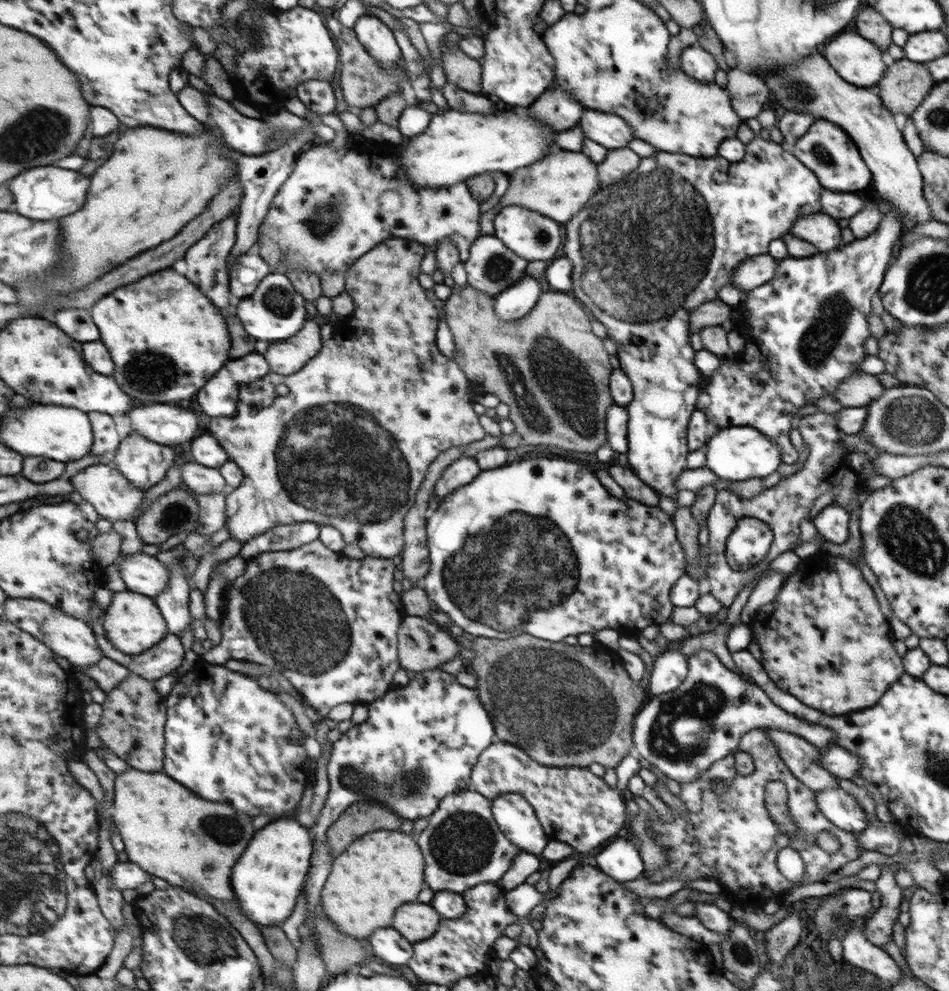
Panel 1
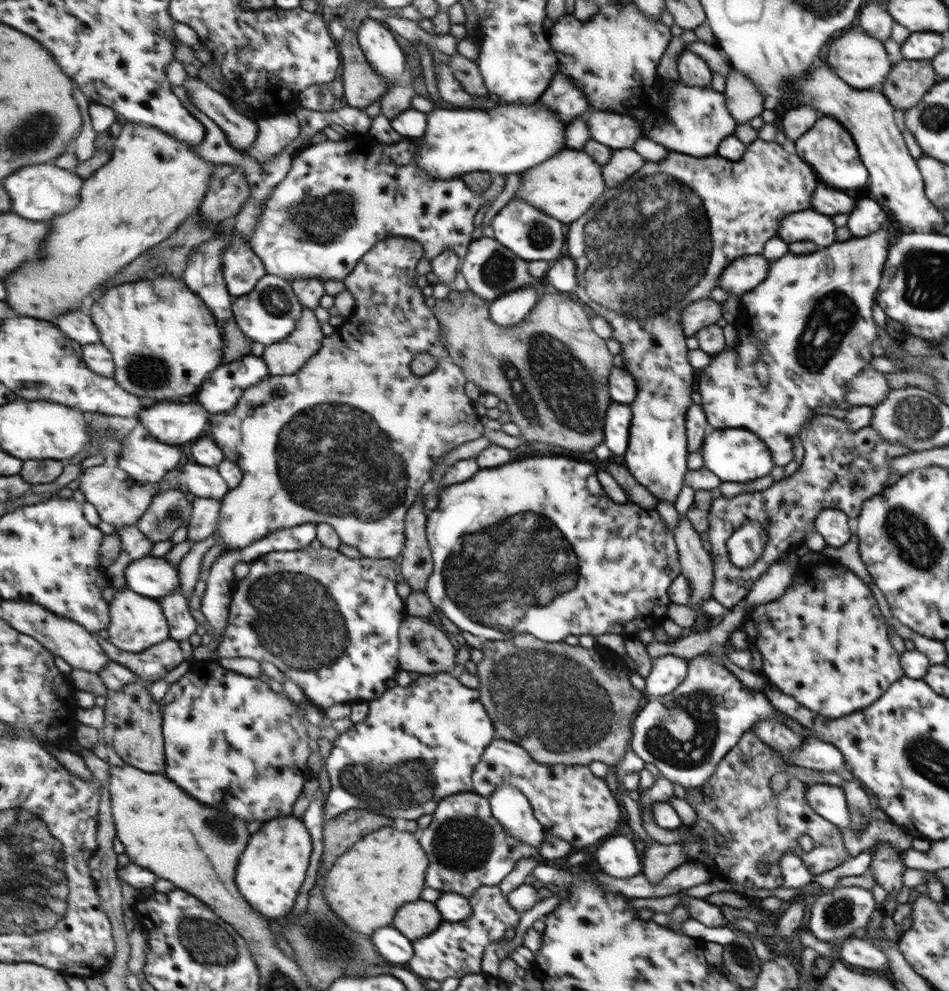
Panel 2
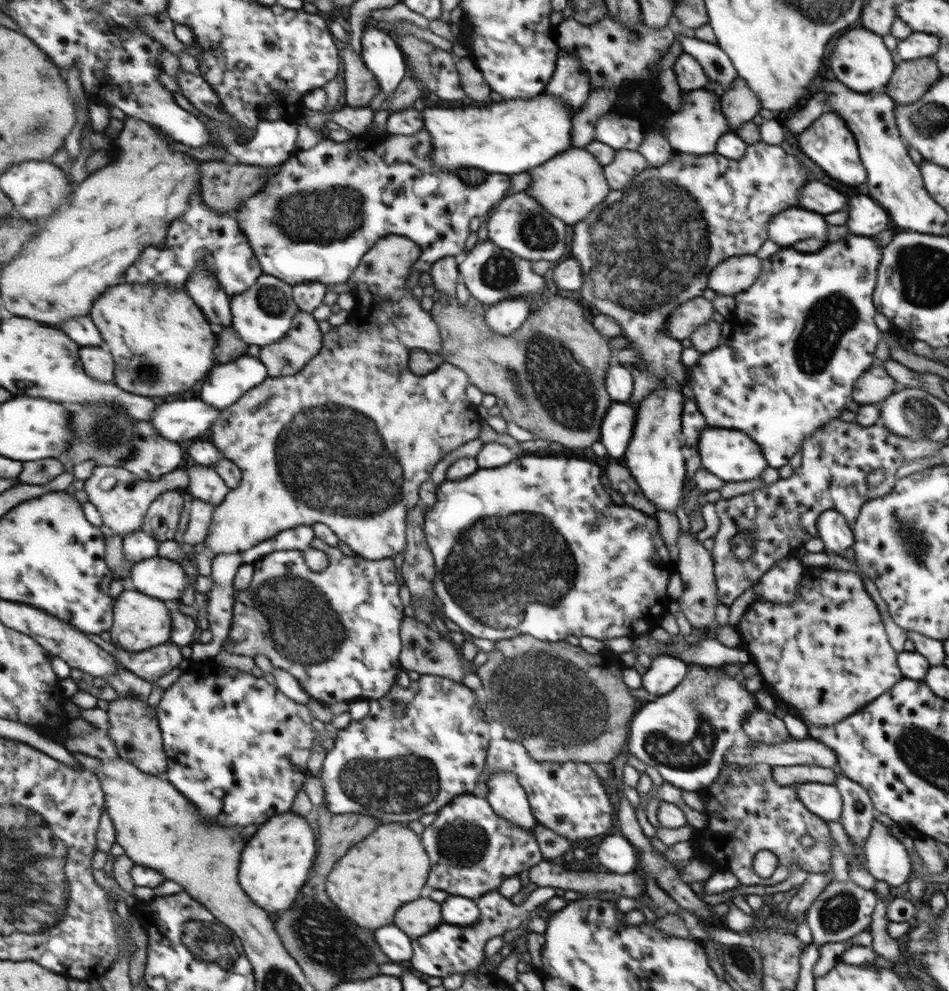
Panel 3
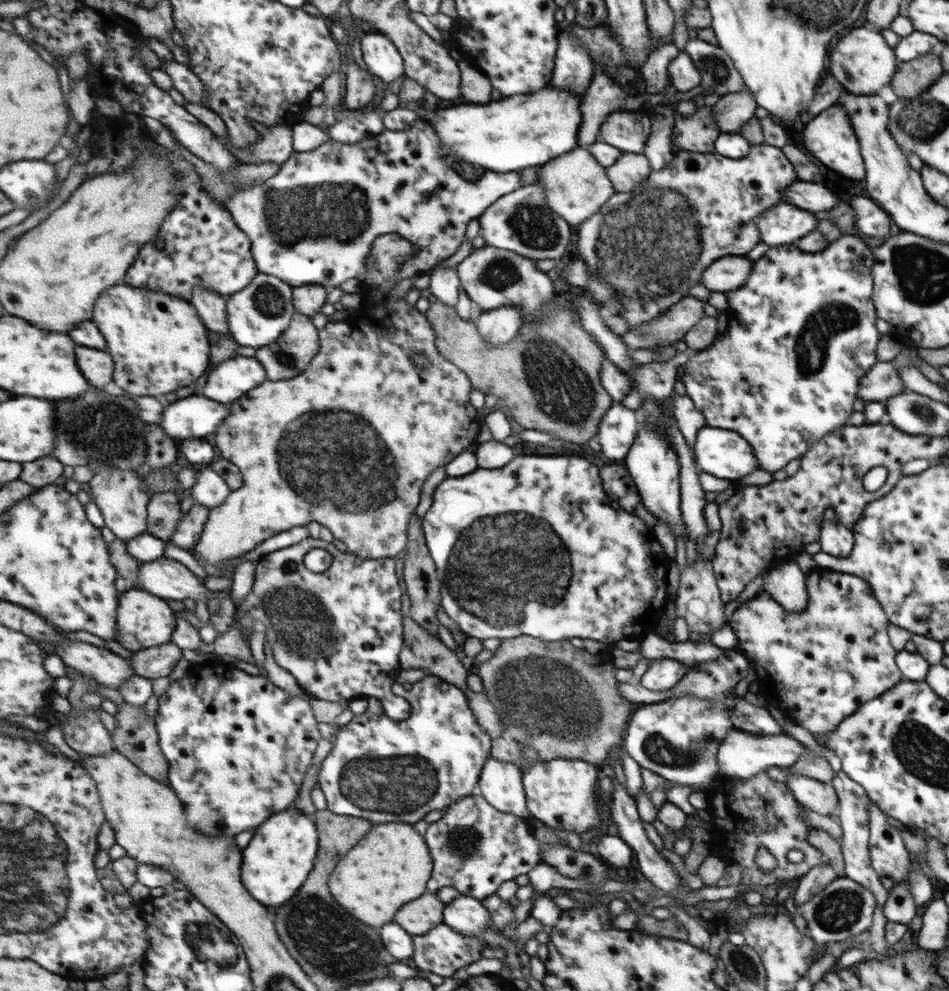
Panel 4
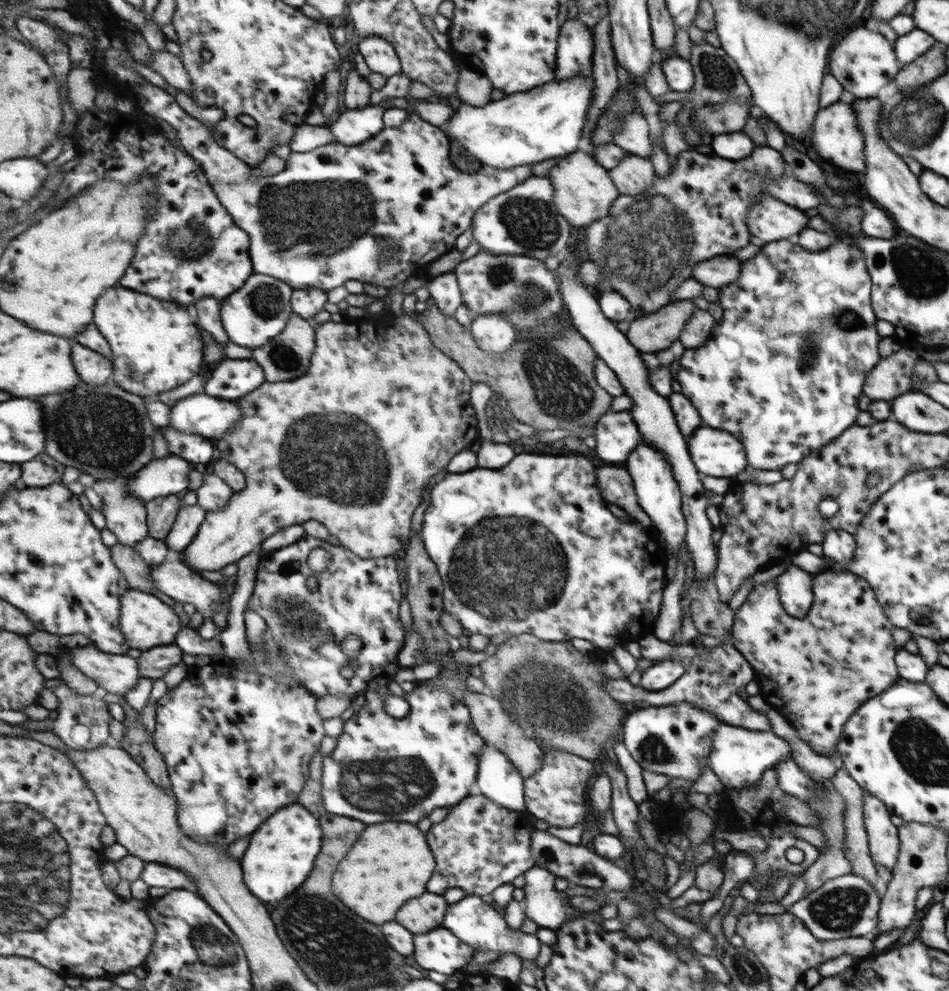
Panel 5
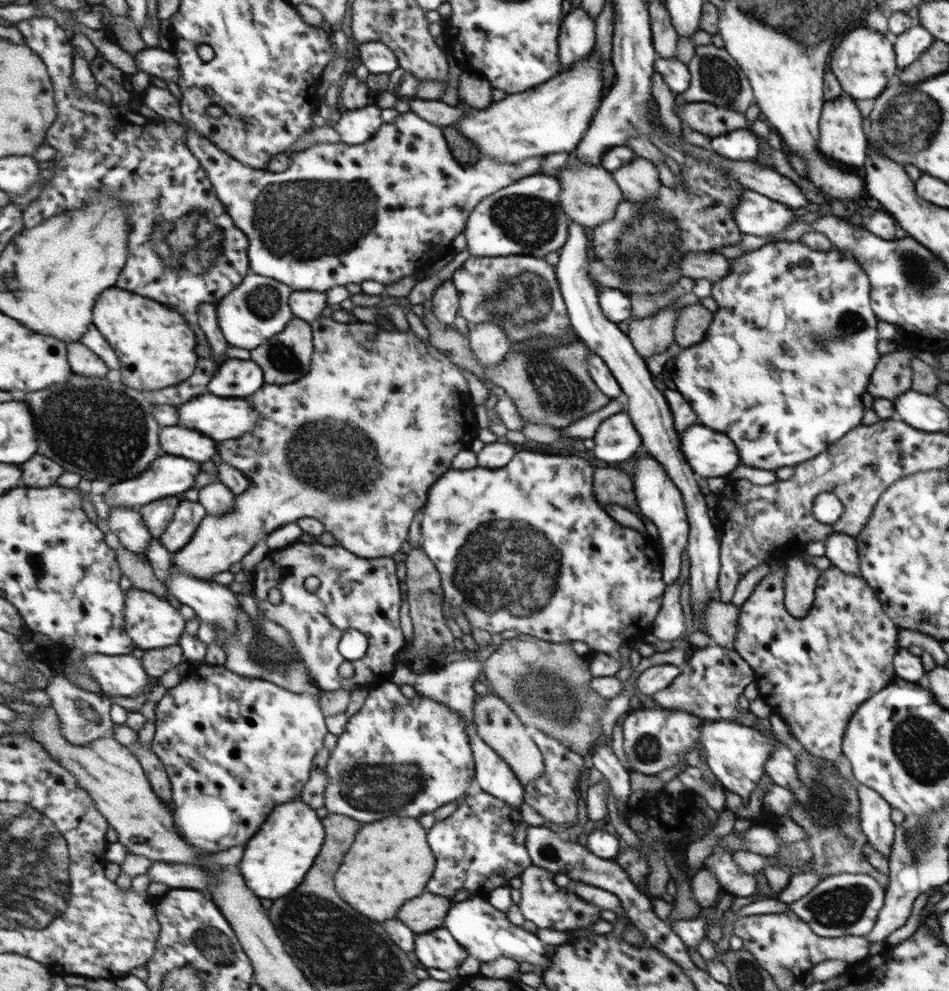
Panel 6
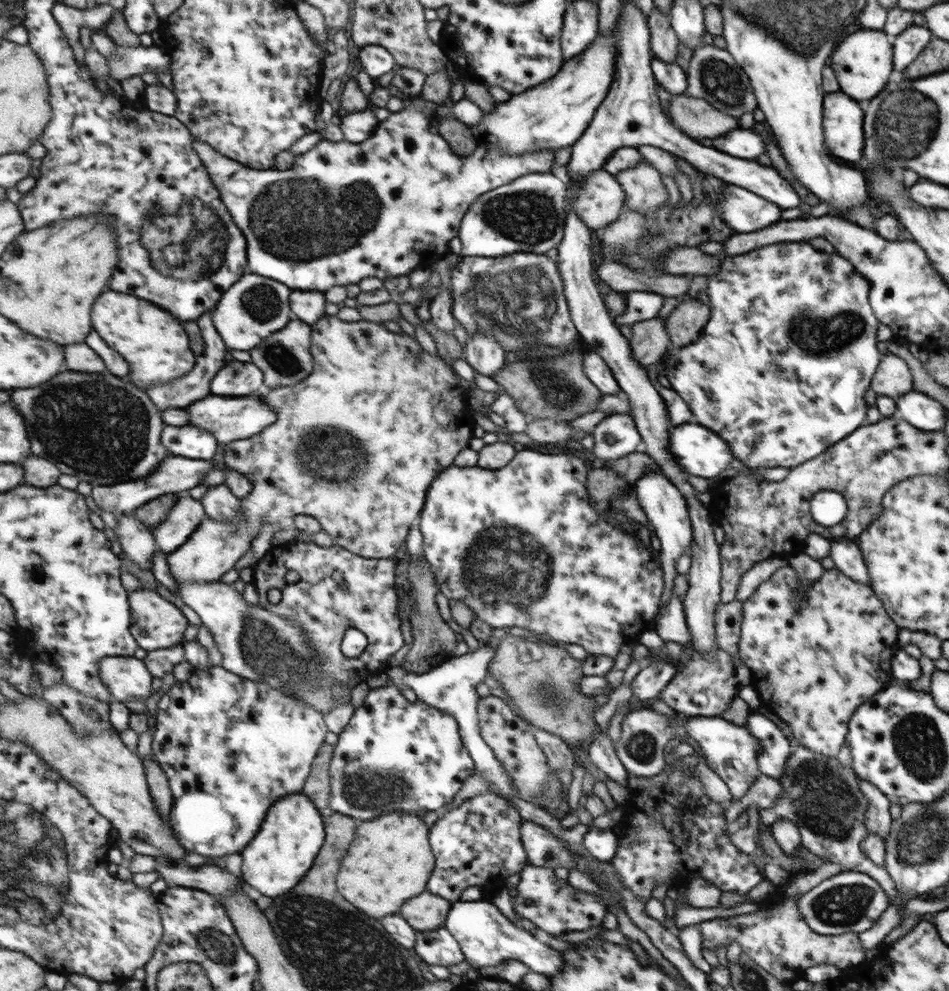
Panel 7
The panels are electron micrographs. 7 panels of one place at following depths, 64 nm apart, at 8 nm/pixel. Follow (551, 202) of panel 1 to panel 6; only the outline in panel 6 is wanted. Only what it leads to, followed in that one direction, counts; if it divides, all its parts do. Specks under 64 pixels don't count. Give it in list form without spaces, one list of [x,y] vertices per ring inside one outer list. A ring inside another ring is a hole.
[[[573,152],[568,154],[567,162],[563,168],[558,170],[555,178],[561,183],[561,205],[563,213],[571,221],[575,221],[581,226],[594,228],[614,217],[615,209],[619,202],[623,200],[622,190],[618,183],[614,181],[613,174],[600,164],[597,166],[585,166],[575,158]]]

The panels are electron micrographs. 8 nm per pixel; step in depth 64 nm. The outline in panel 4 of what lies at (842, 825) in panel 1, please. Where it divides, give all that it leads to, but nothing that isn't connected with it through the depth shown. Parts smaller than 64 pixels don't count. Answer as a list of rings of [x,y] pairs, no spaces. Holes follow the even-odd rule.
[[[797,773],[787,775],[783,782],[799,805],[825,816],[833,816],[837,810],[837,796],[830,783],[822,783]]]

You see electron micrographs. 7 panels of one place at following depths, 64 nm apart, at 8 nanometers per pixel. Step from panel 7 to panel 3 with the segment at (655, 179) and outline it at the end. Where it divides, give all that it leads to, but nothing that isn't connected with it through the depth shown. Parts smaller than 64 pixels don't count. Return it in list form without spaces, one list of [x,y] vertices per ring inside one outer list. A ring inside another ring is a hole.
[[[616,150],[613,160],[604,168],[605,174],[607,174],[607,182],[611,182],[610,190],[623,188],[647,166],[647,161],[643,160],[643,155],[639,152]]]

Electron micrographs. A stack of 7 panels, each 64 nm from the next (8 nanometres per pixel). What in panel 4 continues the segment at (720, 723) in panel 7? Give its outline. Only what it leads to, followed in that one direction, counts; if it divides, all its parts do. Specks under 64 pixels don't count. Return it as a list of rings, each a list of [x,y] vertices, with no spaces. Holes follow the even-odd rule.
[[[731,729],[727,733],[726,740],[723,740],[722,746],[718,750],[718,777],[733,780],[747,780],[753,778],[755,774],[763,772],[770,767],[789,767],[799,760],[799,757],[807,755],[817,755],[811,752],[807,746],[799,743],[789,736],[777,735],[757,735],[747,733],[741,729]]]

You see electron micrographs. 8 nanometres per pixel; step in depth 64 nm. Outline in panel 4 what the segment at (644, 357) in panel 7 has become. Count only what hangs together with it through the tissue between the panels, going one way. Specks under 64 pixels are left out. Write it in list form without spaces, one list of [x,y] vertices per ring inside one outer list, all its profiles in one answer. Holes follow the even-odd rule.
[[[684,296],[666,312],[659,313],[655,320],[647,321],[639,328],[631,327],[619,337],[628,348],[653,348],[675,343],[702,320],[704,304],[702,299]]]

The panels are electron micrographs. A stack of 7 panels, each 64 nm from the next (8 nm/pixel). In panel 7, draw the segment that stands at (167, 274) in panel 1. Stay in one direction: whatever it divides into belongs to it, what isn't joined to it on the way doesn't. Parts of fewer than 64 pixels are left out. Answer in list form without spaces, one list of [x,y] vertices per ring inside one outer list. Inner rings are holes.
[[[111,290],[95,302],[93,322],[99,336],[127,358],[131,374],[139,374],[139,378],[147,382],[143,386],[149,386],[149,382],[165,382],[185,376],[195,368],[195,354],[181,322],[147,299],[141,300],[138,295]]]

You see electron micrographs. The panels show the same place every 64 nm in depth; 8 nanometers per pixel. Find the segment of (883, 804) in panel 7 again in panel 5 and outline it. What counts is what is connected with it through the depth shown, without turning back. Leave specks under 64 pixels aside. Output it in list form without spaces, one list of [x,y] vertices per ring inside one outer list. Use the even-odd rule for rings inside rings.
[[[863,791],[861,810],[870,858],[891,872],[899,854],[897,827],[889,821],[890,814],[885,805],[867,791]]]

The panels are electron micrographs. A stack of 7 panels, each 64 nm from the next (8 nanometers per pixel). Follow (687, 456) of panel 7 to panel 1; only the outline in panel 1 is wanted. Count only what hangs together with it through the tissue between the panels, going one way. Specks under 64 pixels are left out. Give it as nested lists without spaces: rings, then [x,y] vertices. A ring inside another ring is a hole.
[[[735,426],[719,429],[705,443],[705,465],[718,479],[726,481],[744,481],[763,478],[775,472],[781,463],[782,450],[771,443],[761,432],[749,426]]]

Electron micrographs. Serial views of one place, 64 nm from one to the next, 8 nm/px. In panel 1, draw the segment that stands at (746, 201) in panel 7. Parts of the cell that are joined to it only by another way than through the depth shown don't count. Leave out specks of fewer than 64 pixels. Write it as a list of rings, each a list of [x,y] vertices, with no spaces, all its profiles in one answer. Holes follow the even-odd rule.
[[[823,212],[809,213],[799,217],[791,228],[791,236],[805,240],[817,247],[819,253],[827,252],[843,245],[836,219],[827,216]]]

